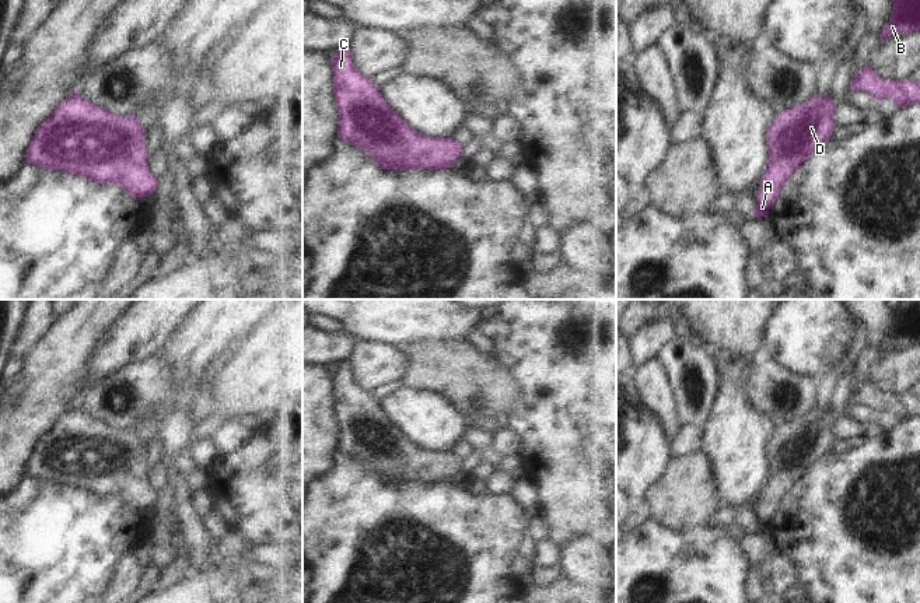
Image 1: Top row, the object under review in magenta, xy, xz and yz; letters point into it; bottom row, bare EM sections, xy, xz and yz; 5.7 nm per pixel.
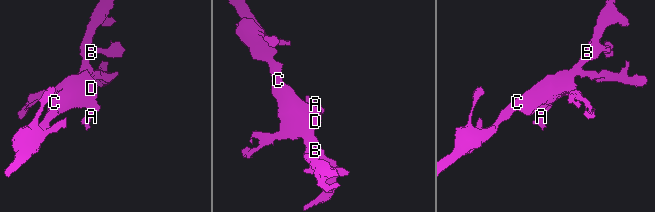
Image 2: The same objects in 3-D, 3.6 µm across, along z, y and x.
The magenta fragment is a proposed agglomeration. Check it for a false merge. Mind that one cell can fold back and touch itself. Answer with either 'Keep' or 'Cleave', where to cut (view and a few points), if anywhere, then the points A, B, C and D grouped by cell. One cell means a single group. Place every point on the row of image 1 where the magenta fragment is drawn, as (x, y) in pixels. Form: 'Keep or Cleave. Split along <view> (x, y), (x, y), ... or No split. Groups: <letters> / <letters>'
Keep. No split. Groups: A B C D

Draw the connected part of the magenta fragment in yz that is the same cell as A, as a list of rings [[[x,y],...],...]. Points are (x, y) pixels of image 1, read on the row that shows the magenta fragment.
[[[821,95],[776,115],[767,129],[767,171],[752,208],[755,217],[767,217],[786,180],[821,146],[832,137],[837,105]]]

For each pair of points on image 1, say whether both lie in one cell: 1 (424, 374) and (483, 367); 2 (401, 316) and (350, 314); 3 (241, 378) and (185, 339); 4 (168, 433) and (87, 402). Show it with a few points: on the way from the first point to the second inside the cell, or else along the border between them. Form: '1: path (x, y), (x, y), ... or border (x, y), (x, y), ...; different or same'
1: path (438, 370), (469, 370); same
2: path (388, 314), (363, 314); same
3: border (242, 340), (213, 372); different
4: path (153, 413), (128, 413), (122, 417), (108, 412); same

